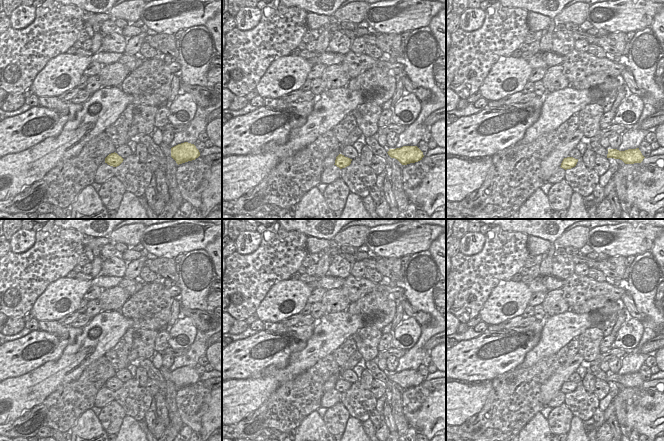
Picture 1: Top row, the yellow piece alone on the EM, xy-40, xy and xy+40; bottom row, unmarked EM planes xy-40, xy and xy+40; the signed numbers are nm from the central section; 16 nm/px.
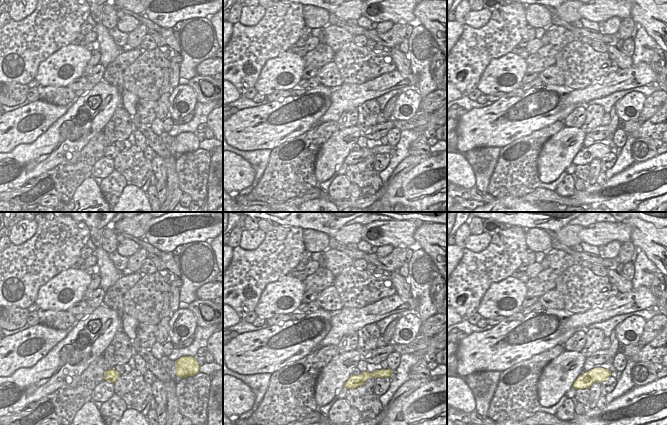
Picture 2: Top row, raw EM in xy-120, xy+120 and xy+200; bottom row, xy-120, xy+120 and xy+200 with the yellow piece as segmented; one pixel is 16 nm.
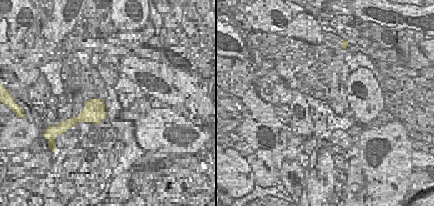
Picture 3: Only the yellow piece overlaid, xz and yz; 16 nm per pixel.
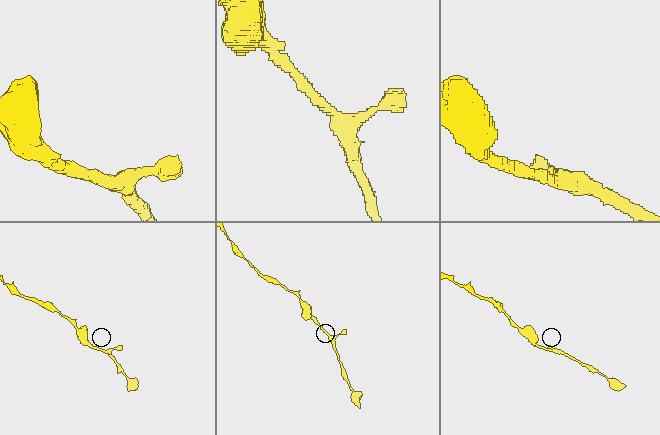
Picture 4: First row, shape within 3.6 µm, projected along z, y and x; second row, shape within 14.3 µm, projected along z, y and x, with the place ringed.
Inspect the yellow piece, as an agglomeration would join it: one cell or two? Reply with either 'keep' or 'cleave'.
keep

